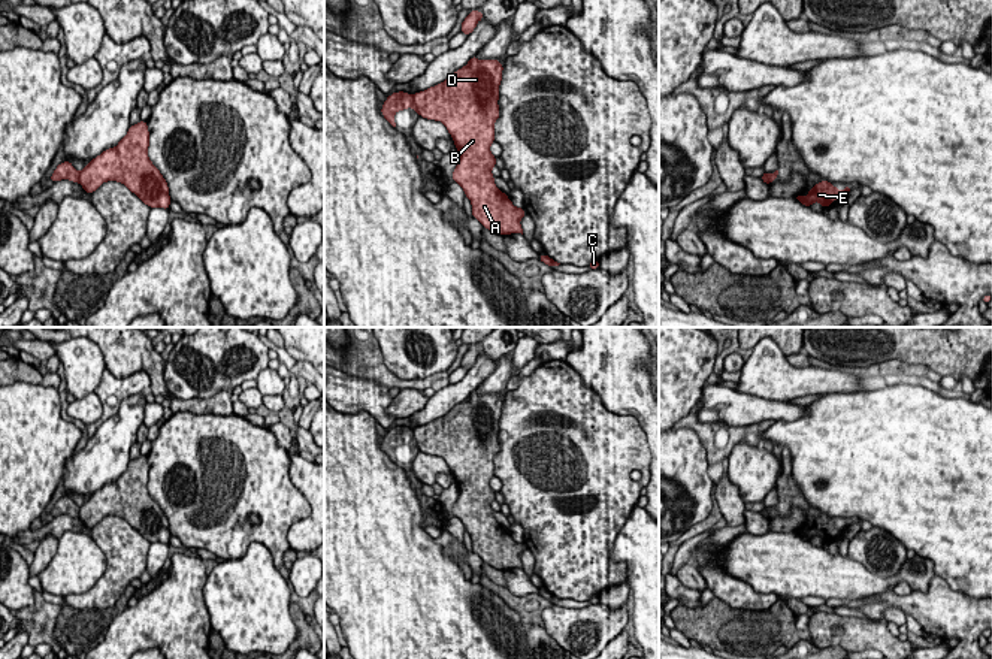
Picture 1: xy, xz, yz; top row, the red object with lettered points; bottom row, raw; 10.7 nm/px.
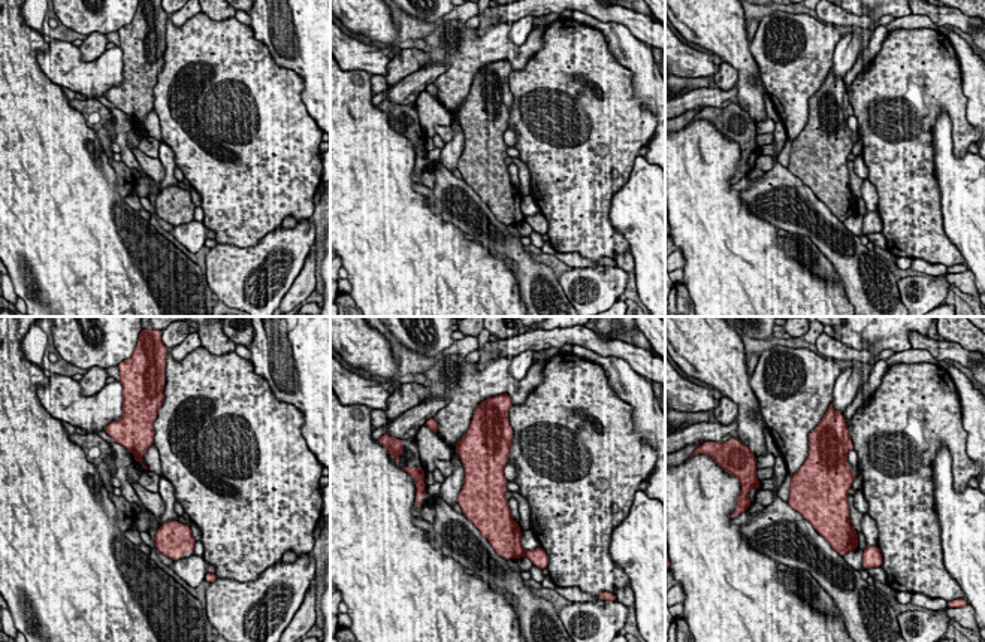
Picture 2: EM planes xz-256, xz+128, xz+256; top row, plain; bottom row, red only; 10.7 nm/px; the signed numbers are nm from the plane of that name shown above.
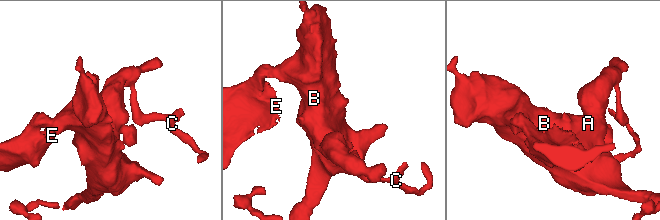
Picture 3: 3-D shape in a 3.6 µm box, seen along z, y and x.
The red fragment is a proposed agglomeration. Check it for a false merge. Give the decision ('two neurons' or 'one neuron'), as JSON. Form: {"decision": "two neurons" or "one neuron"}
{"decision": "two neurons"}

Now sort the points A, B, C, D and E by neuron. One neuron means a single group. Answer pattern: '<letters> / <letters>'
A B C D / E

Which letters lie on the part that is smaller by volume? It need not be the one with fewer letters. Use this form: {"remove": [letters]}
{"remove": ["E"]}

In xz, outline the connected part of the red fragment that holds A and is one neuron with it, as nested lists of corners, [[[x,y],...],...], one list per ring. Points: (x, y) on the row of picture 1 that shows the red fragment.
[[[474,55],[466,66],[456,70],[444,82],[415,93],[412,109],[420,117],[441,121],[447,127],[459,152],[453,181],[463,188],[465,196],[471,200],[472,217],[490,232],[505,236],[523,235],[520,220],[526,211],[512,205],[508,194],[496,187],[492,173],[496,157],[490,152],[490,145],[495,142],[495,121],[500,117],[497,100],[502,72],[503,66],[499,60],[478,60]]]

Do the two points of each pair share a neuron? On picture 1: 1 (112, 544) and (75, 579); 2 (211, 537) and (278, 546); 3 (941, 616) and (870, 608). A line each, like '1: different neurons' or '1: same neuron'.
1: different neurons
2: same neuron
3: same neuron

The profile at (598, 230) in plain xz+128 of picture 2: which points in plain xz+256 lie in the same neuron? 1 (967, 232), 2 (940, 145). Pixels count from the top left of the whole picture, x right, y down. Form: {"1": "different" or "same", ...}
{"1": "different", "2": "different"}

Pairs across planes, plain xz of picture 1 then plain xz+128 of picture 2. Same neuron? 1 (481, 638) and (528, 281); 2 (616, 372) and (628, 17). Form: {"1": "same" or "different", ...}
{"1": "different", "2": "different"}

